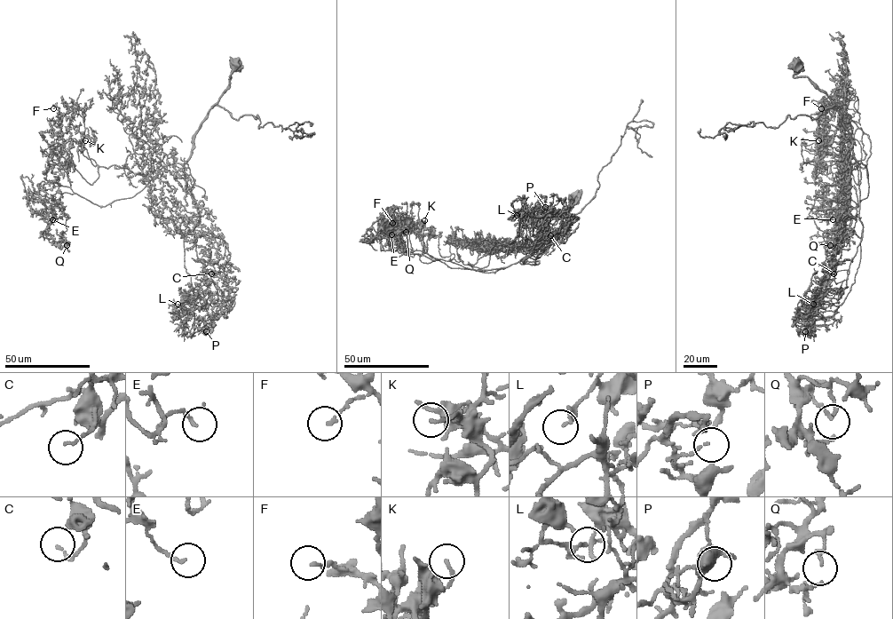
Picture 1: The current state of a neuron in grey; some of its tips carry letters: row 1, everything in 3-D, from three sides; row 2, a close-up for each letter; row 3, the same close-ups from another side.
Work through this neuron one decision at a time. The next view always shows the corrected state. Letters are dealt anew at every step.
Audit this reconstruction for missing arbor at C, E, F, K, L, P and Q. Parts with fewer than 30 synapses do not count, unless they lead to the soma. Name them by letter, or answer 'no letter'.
E

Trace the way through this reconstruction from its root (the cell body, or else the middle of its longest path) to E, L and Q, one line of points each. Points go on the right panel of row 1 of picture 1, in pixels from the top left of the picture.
E: (796, 63), (794, 76), (826, 94), (865, 166), (867, 197), (857, 206), (846, 193), (826, 213), (833, 219)
L: (796, 63), (794, 76), (807, 76), (841, 115), (860, 173), (862, 238), (847, 287), (812, 294), (813, 304)
Q: (796, 63), (866, 168), (868, 196), (857, 206), (846, 193), (835, 210), (850, 223), (830, 245)

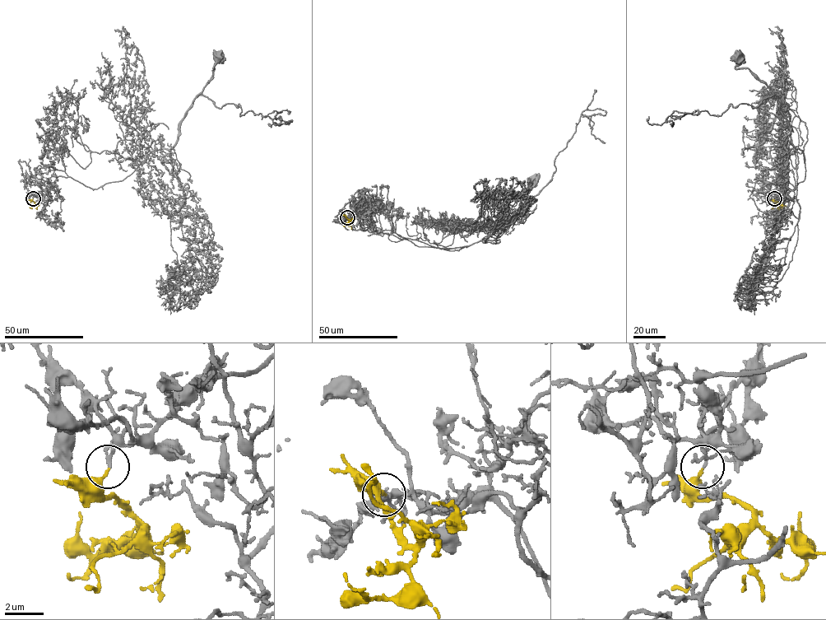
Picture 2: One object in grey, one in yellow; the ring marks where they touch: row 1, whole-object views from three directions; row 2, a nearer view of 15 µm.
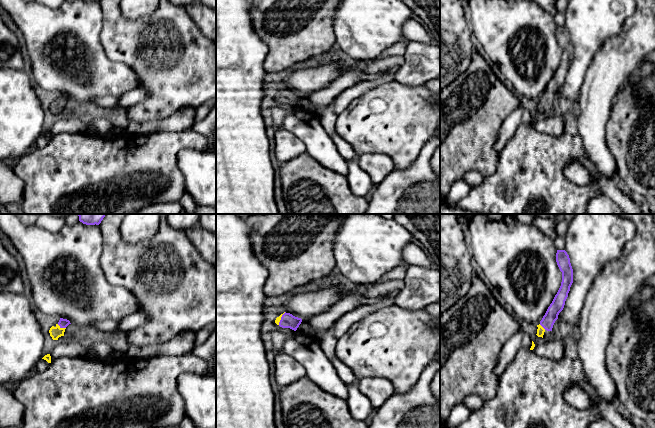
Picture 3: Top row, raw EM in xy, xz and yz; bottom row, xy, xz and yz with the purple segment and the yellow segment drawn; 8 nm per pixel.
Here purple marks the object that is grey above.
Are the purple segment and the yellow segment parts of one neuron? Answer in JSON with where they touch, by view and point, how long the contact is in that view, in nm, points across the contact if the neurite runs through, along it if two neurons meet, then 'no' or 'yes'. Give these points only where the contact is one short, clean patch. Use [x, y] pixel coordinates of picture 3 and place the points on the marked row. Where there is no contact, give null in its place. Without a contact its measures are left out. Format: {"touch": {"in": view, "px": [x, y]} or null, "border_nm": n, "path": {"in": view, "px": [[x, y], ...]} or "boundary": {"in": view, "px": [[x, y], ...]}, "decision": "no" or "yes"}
{"touch": {"in": "xy", "px": [61, 327]}, "border_nm": 80, "path": {"in": "xy", "px": [[63, 323], [61, 327], [55, 332]]}, "decision": "yes"}

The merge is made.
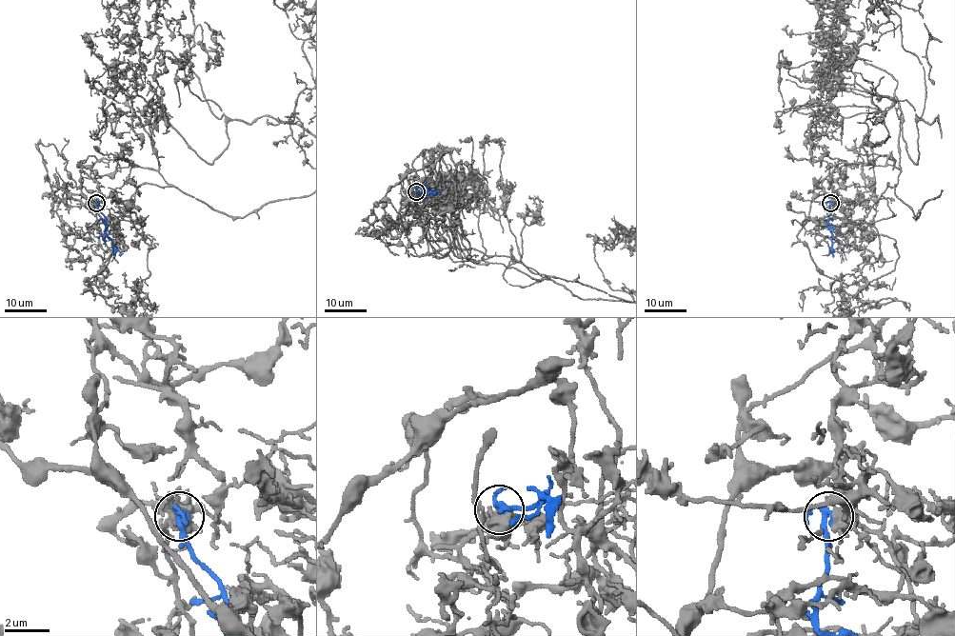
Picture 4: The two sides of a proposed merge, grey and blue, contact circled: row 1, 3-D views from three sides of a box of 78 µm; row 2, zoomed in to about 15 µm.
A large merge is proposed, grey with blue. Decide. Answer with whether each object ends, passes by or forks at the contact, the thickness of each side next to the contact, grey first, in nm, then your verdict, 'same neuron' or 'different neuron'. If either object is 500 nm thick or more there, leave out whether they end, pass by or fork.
grey forks there; blue passes by; 400 nm thick on the grey side, 240 nm on the other; different neuron

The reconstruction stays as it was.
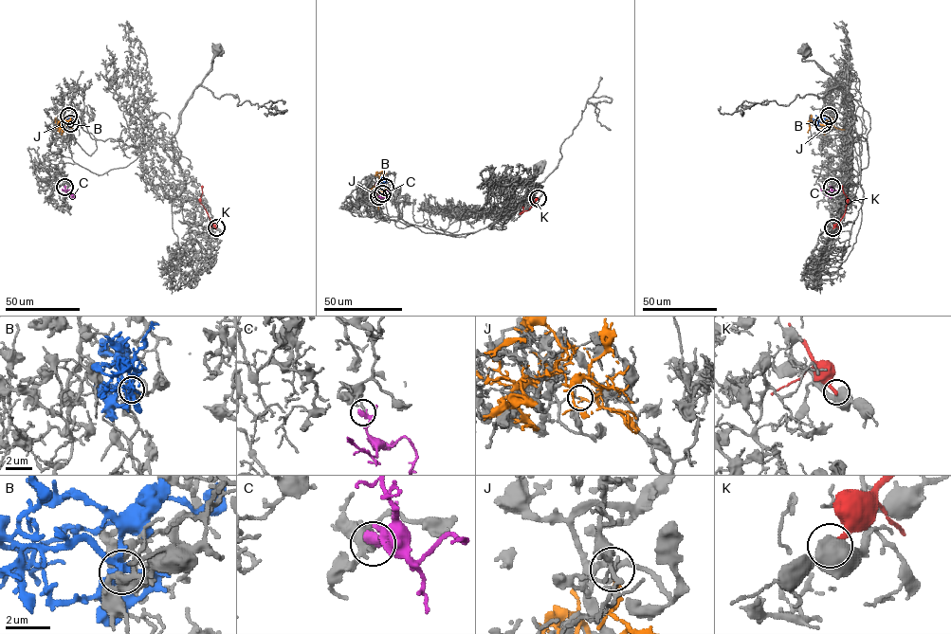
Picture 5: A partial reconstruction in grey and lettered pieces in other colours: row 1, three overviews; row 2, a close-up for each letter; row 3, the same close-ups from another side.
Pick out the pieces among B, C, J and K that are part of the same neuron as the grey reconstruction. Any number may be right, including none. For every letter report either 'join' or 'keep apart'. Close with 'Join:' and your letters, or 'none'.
B: keep apart
C: join
J: keep apart
K: keep apart
Join: C

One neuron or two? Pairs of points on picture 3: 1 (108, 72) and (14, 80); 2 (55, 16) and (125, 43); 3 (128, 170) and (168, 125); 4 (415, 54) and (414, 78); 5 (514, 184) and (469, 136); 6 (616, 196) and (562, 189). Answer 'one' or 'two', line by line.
1: two
2: two
3: two
4: one
5: two
6: two

